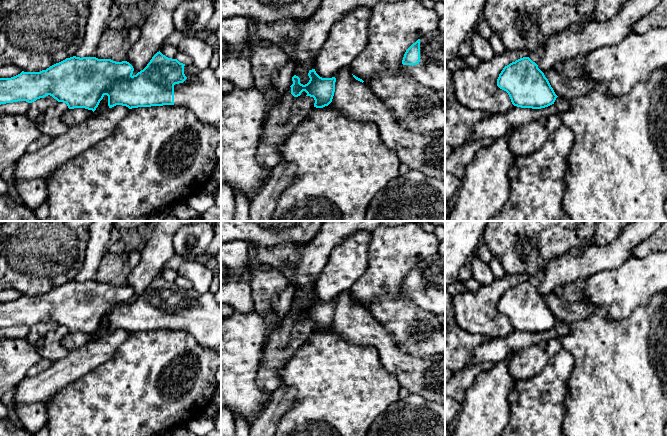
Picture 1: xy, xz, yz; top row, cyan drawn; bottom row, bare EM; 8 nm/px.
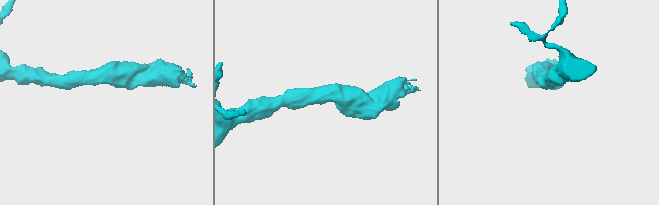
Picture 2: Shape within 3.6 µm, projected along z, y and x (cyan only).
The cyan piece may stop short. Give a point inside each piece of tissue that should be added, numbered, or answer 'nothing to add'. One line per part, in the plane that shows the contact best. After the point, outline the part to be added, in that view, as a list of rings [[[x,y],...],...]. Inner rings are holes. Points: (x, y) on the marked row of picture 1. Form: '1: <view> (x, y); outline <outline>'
1: xy (201, 92); outline [[[185,64],[187,79],[174,85],[174,106],[189,108],[205,124],[215,126],[221,122],[221,80],[208,67],[196,69]]]

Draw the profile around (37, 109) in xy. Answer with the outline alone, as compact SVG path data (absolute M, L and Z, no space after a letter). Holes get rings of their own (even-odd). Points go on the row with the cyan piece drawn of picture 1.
M48 95L30 103L30 107L26 114L31 120L39 121L49 108L54 107L57 104L58 101L52 96Z

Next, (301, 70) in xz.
M307 61L304 63L296 63L293 76L294 75L298 76L300 78L300 83L305 85L310 80L308 73L312 69L315 69L314 61Z

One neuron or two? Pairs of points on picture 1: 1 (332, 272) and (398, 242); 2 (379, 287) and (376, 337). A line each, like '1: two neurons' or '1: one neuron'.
1: two neurons
2: two neurons

